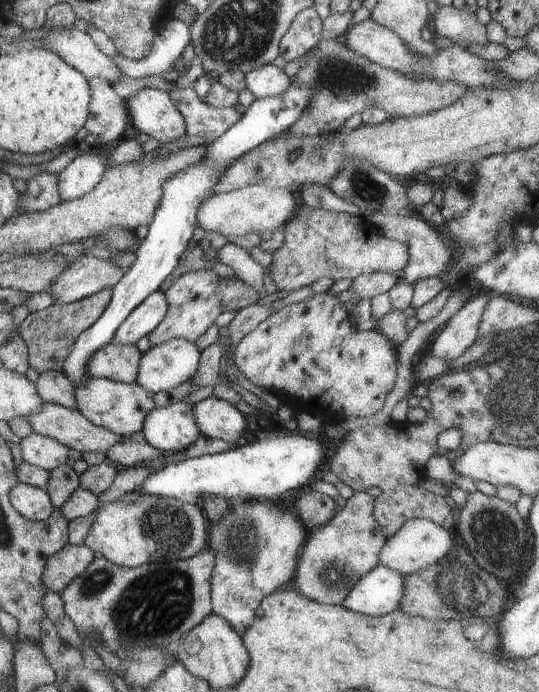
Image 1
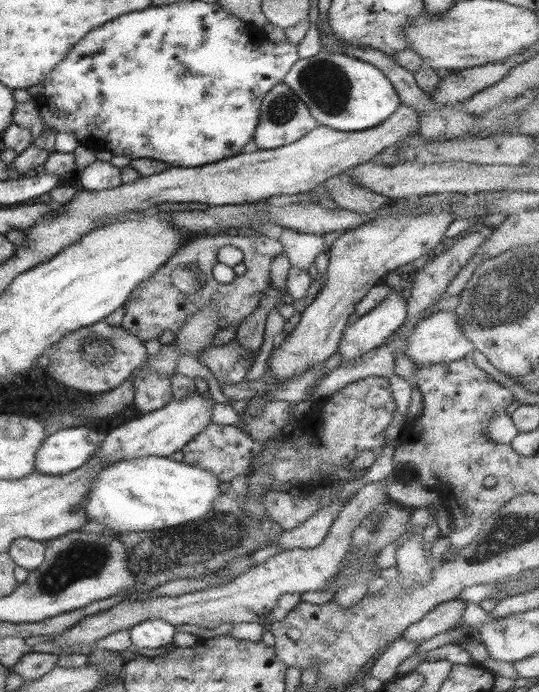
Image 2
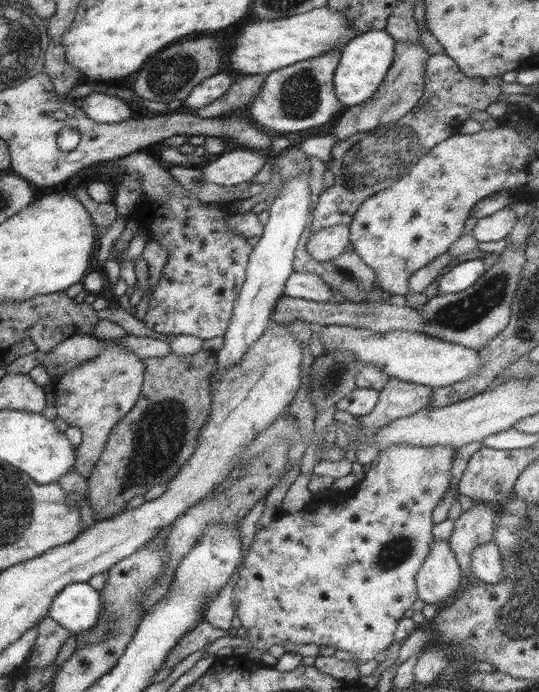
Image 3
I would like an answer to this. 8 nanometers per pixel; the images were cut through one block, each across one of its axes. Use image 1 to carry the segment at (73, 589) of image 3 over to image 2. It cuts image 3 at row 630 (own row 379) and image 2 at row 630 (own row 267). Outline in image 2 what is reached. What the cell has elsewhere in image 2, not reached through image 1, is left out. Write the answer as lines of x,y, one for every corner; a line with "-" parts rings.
148,619
130,628
133,647
157,649
173,643
176,627
166,619

